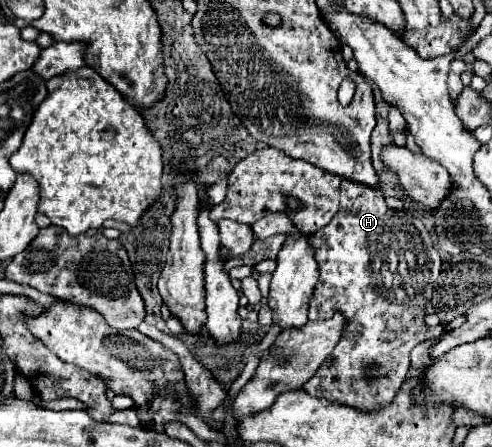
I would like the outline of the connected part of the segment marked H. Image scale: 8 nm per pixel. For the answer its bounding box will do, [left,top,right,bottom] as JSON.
[302,180,444,410]

